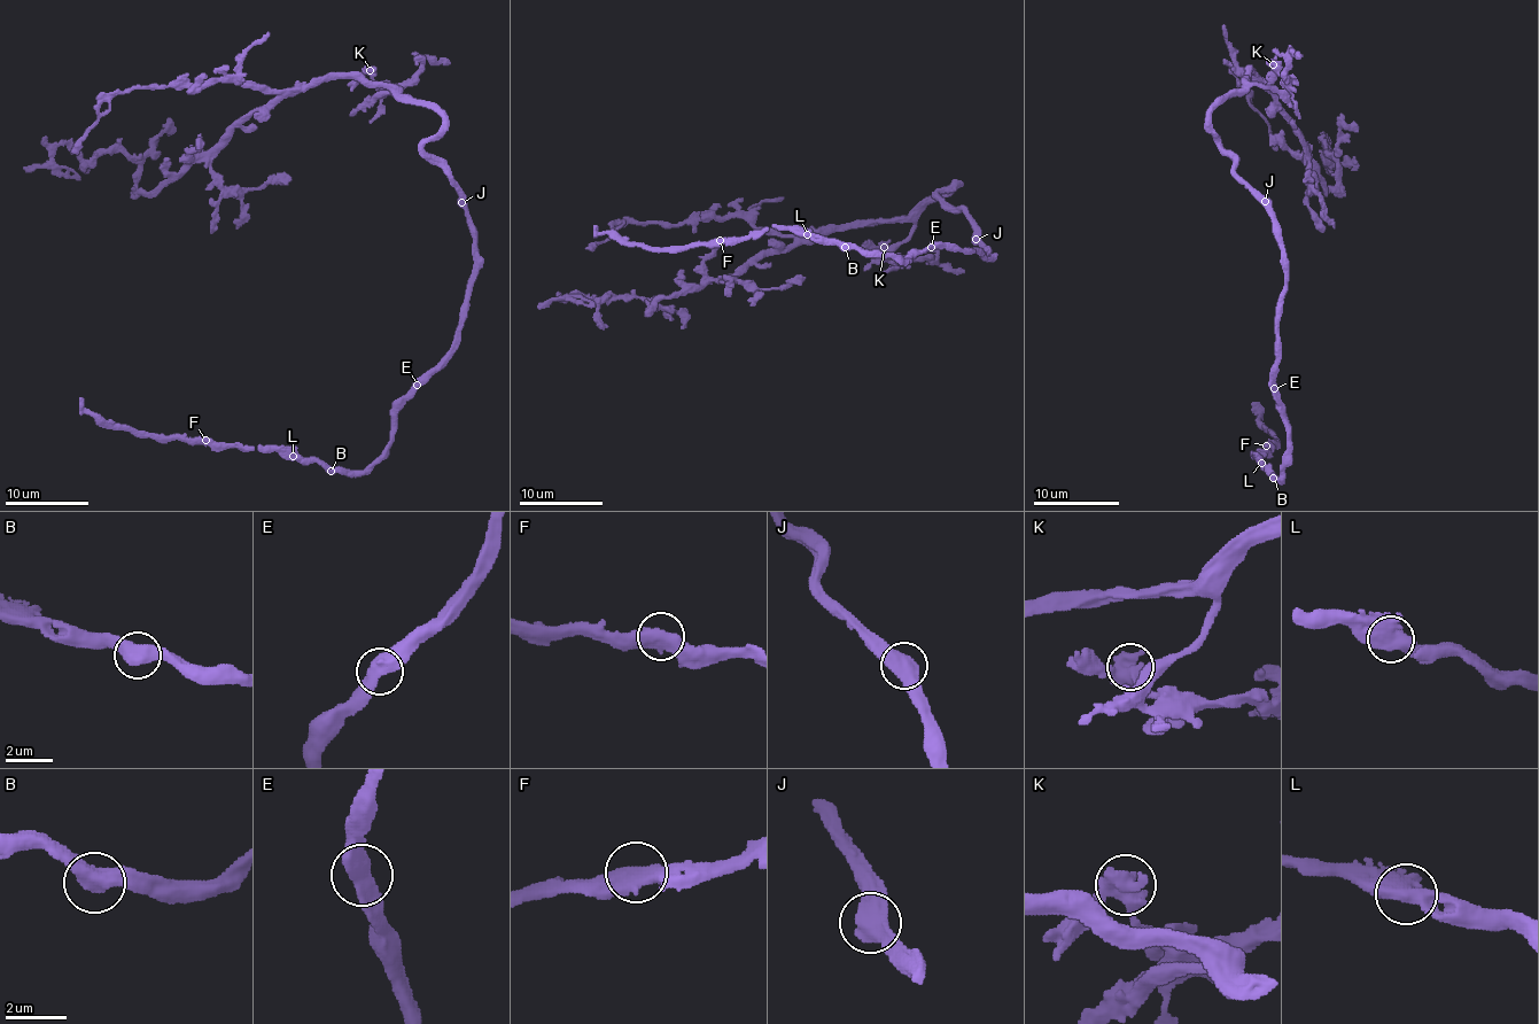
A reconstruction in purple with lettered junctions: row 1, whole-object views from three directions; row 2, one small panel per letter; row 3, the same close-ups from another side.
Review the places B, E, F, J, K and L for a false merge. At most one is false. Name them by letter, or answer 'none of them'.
none of them

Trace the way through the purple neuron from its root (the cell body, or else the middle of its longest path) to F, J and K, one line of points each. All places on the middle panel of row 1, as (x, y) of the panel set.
F: (973, 222), (988, 257), (927, 247), (909, 260), (894, 260), (772, 226), (720, 240)
J: (973, 222), (976, 238)
K: (973, 222), (937, 194), (953, 184), (957, 184), (926, 206), (914, 232), (891, 255), (893, 260), (884, 247)

